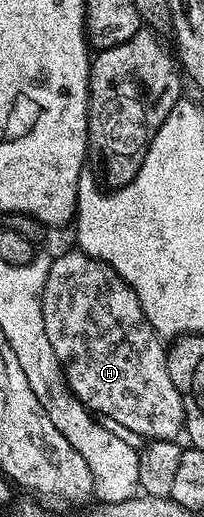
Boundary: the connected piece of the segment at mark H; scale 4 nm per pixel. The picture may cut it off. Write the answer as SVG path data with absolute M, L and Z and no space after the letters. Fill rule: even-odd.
M73 248L73 250L65 252L59 257L56 255L52 259L49 274L46 276L45 286L43 287L42 321L45 322L45 332L48 335L49 344L52 346L54 353L57 354L60 364L63 365L63 372L66 374L71 393L82 401L85 408L96 415L121 423L121 426L128 427L129 430L137 433L140 438L145 440L175 440L179 438L186 425L186 412L184 410L184 400L181 398L175 384L173 384L173 380L169 378L166 345L162 337L158 336L155 328L147 320L136 292L108 263L98 257L88 255L79 248Z

